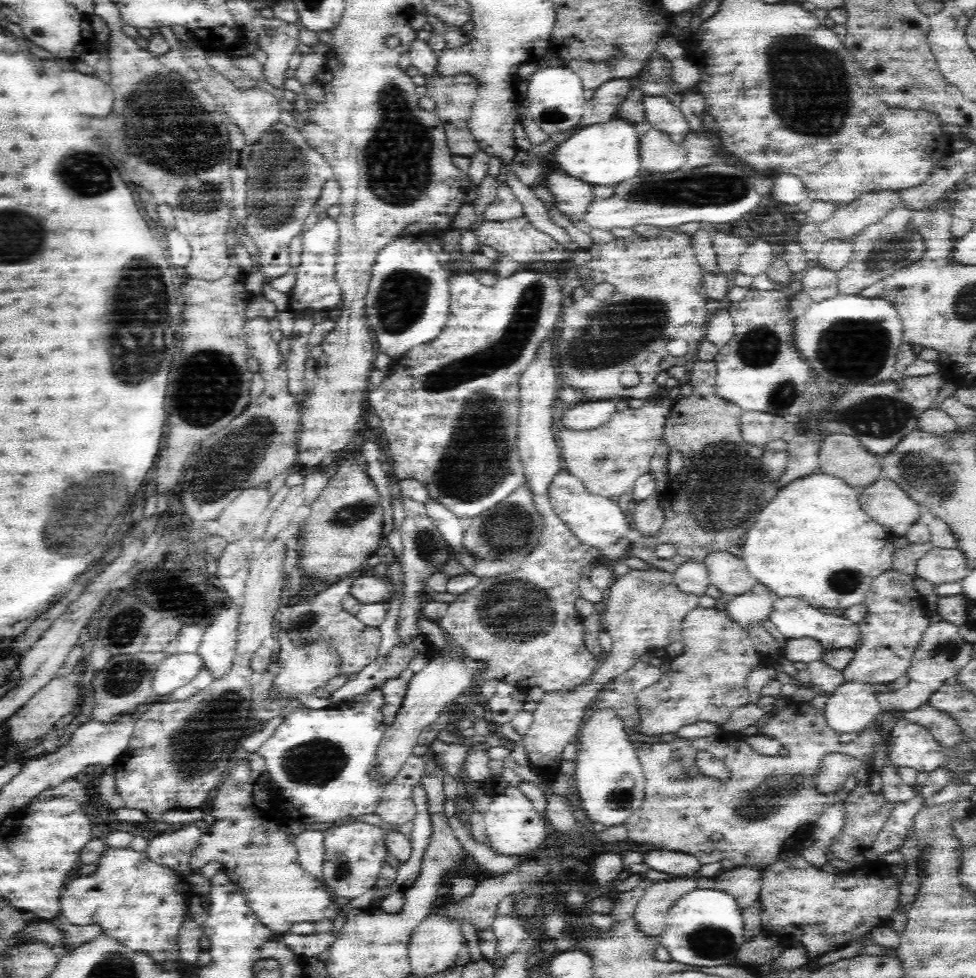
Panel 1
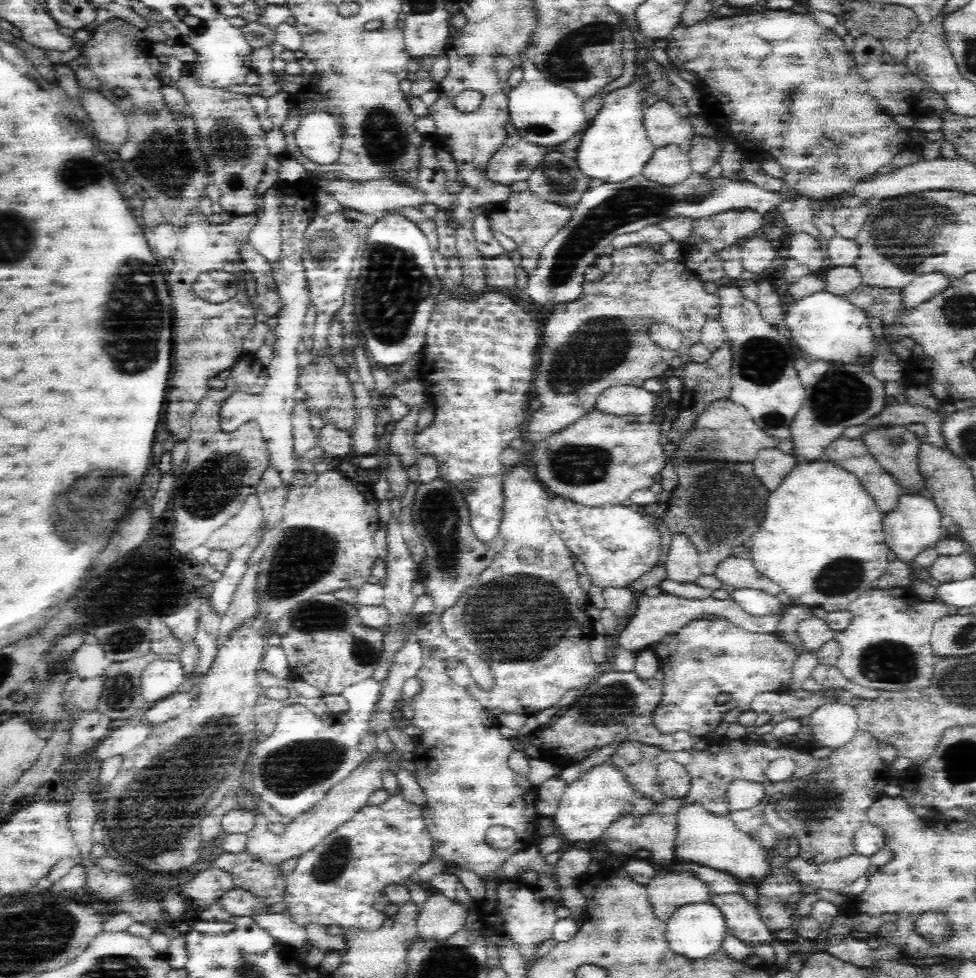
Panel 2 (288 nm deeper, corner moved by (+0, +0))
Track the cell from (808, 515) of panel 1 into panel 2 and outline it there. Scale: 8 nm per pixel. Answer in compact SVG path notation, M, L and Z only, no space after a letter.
M826 460L798 464L778 486L778 490L770 494L766 518L760 530L754 534L748 550L756 570L778 584L780 590L792 598L794 606L802 604L812 610L824 608L826 612L848 610L850 604L858 600L858 596L870 590L878 578L882 578L890 564L890 548L886 544L880 508L854 474Z

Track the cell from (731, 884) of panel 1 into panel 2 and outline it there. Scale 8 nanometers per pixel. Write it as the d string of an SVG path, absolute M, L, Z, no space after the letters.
M712 894L710 904L722 910L728 934L744 942L748 948L754 948L758 944L772 946L772 942L776 940L774 932L770 932L762 918L758 916L758 908L754 908L744 898L744 894L724 894L724 896Z

